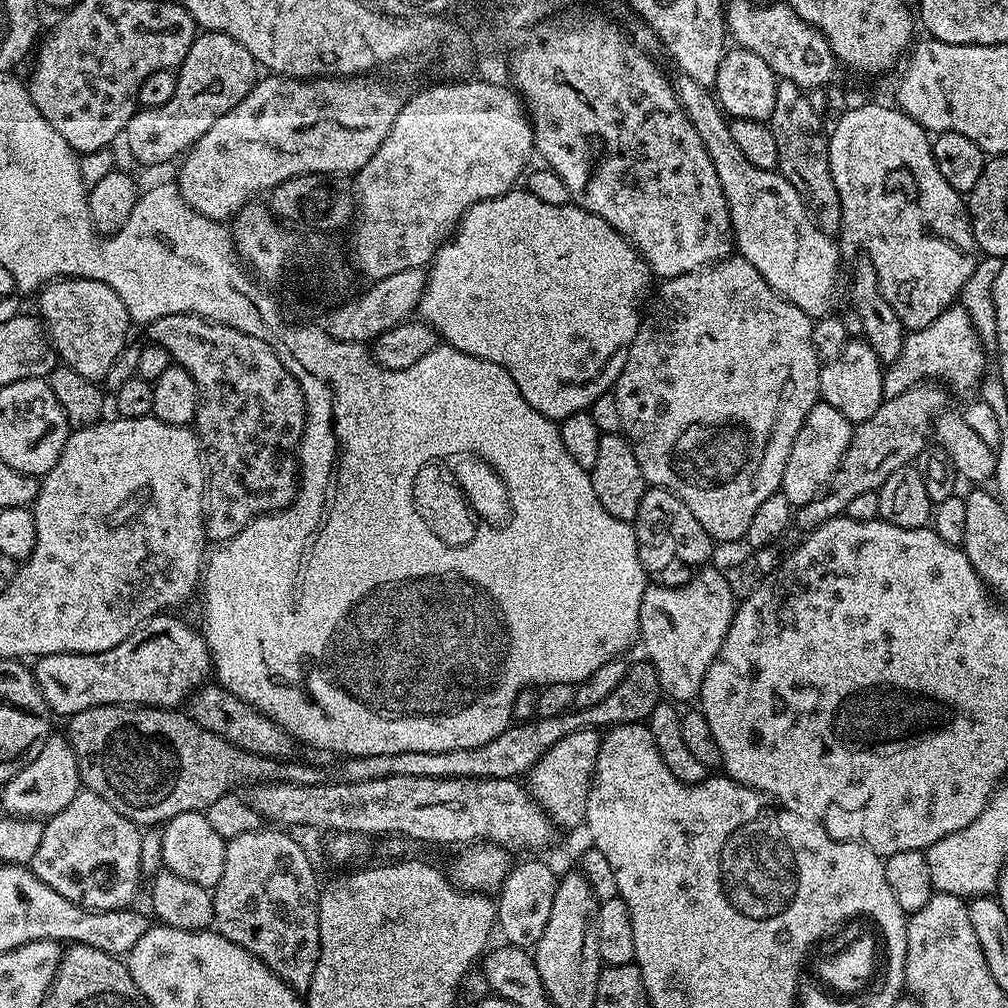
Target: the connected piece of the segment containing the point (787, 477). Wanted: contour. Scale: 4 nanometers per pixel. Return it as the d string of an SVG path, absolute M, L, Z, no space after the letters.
M818 402L806 414L806 422L802 422L802 430L798 430L798 438L794 438L794 446L790 446L790 458L786 458L786 470L782 474L780 491L792 505L799 506L810 502L830 482L834 470L842 462L846 450L850 446L853 423L846 419L834 406Z

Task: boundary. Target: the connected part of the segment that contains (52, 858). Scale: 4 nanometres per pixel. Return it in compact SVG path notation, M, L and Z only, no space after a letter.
M82 790L66 806L66 810L58 810L58 814L47 817L42 834L42 843L38 846L38 854L34 854L31 869L50 890L58 890L62 898L74 902L93 912L109 912L115 908L127 908L133 902L136 891L140 888L142 877L140 863L142 862L141 829L130 818L118 814L106 798L98 798L98 794Z

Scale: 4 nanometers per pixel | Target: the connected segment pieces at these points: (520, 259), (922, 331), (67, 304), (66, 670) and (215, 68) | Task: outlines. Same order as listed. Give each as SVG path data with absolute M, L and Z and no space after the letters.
M513 190L493 200L478 202L460 219L456 231L447 242L441 244L436 255L432 257L418 312L424 323L436 331L437 337L447 347L457 348L486 362L494 362L494 366L502 366L502 370L506 370L506 374L514 378L518 390L522 390L522 398L526 398L528 407L533 408L537 416L559 422L570 414L591 409L592 403L615 385L624 369L630 346L640 329L642 309L649 299L652 283L654 284L654 277L647 262L625 236L618 234L614 226L610 226L610 222L572 202L562 206L550 206L550 202L541 202L526 190Z
M961 306L948 308L938 314L930 326L909 331L905 335L897 360L883 369L884 399L898 398L898 394L925 382L939 382L953 393L975 393L980 387L980 380L986 375L986 357L970 315Z
M61 278L45 284L38 293L38 299L39 315L46 321L48 339L63 367L78 370L82 378L103 382L118 354L122 354L129 343L130 321L122 298L102 282Z
M176 614L152 617L148 623L141 624L138 631L130 634L126 642L118 642L114 650L104 650L98 654L50 654L39 657L34 664L34 675L48 708L57 717L64 716L63 718L70 718L82 710L111 704L176 710L191 700L194 692L200 691L209 683L213 672L212 655L204 640L203 631L196 629L195 632L190 625L179 620Z
M201 31L190 46L190 54L176 72L174 95L170 102L157 108L140 108L124 127L122 144L140 164L164 164L167 160L183 157L256 84L258 65L255 58L234 38L217 32Z

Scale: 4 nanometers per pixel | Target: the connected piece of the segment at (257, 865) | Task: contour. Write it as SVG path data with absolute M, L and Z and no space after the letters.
M261 826L250 834L238 834L227 841L226 866L222 866L222 878L212 892L214 928L220 935L230 938L230 942L242 946L242 950L254 954L254 958L263 962L297 994L304 994L314 978L320 957L318 906L322 884L316 881L307 850L291 834L291 831L276 826Z

